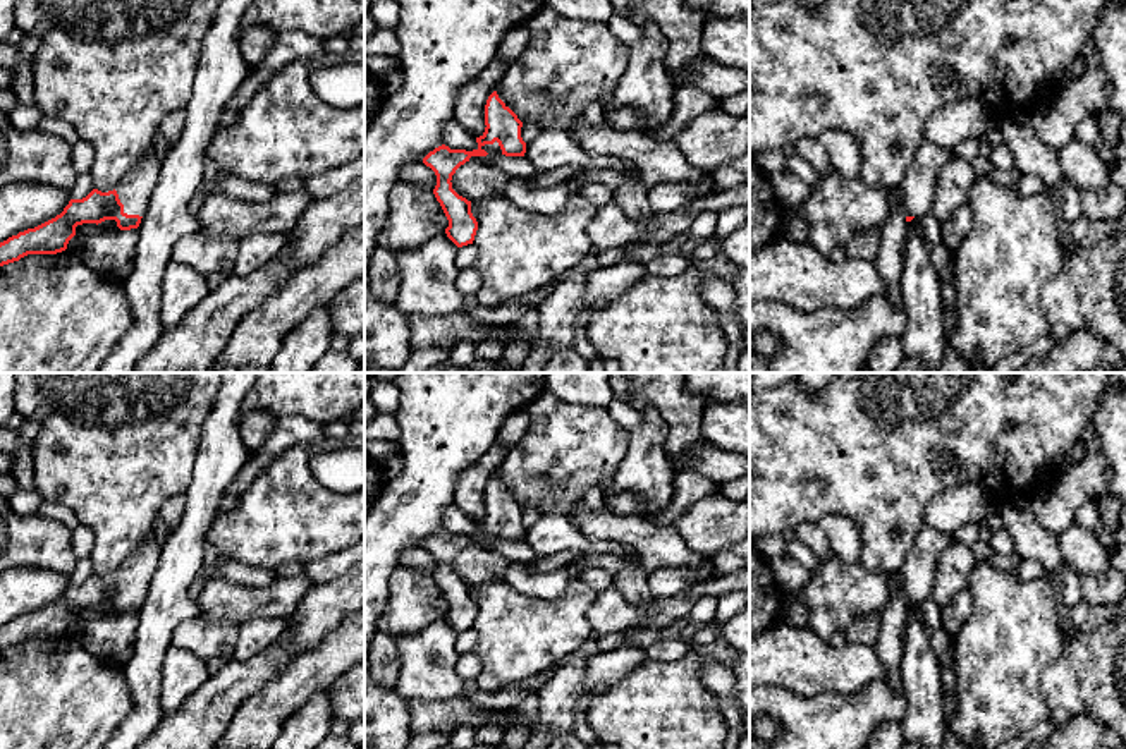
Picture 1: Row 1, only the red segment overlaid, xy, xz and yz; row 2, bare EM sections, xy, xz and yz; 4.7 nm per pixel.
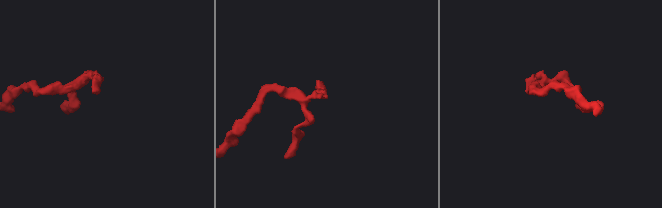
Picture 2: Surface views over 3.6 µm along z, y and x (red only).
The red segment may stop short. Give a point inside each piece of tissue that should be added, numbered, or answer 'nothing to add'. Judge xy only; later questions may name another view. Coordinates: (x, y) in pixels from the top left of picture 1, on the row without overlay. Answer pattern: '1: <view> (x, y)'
1: xy (134, 576)

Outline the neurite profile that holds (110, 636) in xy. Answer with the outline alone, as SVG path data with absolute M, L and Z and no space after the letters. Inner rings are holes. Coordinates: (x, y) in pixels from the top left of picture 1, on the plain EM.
M103 613L96 618L76 618L67 636L93 656L124 667L134 651L138 624L138 613Z

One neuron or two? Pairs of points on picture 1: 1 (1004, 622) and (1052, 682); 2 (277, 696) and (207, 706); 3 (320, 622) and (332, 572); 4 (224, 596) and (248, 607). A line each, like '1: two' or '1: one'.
1: two
2: two
3: two
4: one

